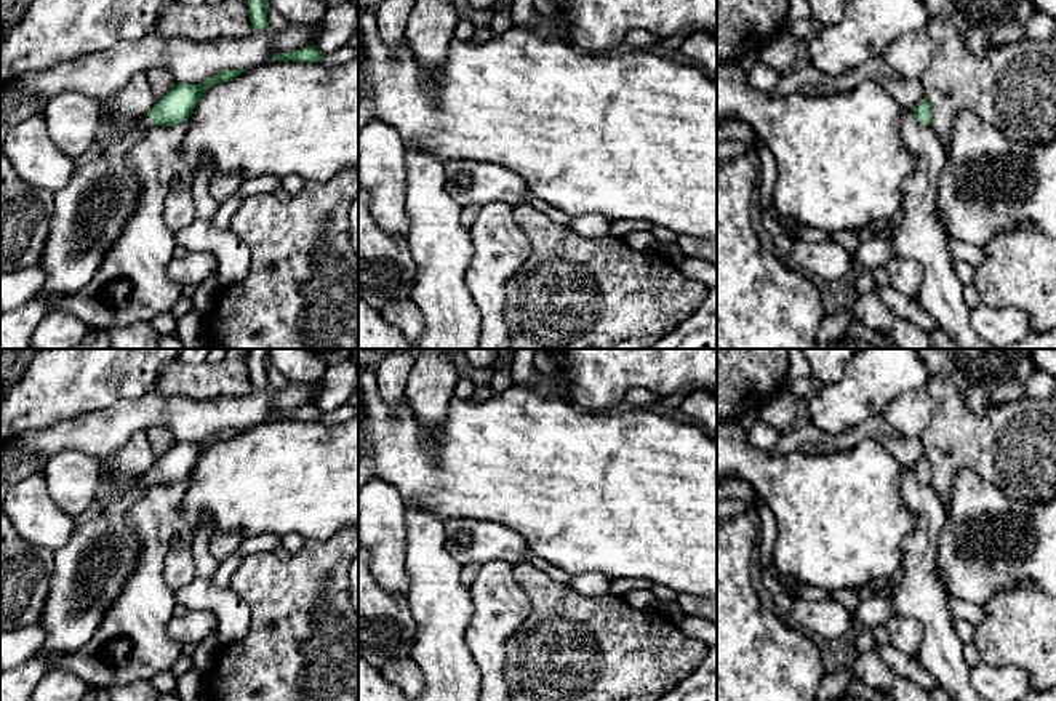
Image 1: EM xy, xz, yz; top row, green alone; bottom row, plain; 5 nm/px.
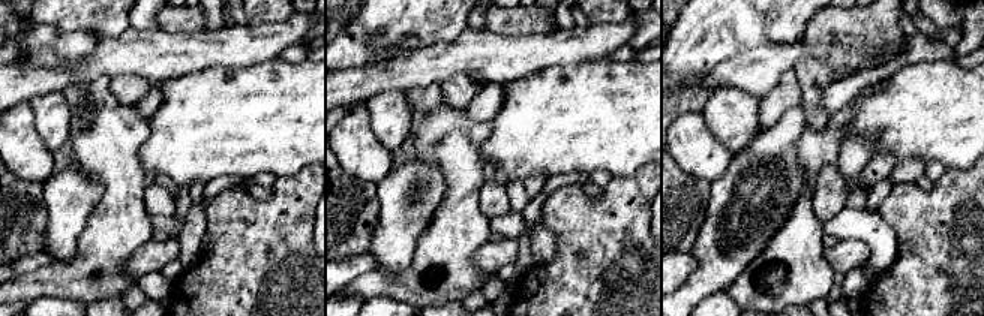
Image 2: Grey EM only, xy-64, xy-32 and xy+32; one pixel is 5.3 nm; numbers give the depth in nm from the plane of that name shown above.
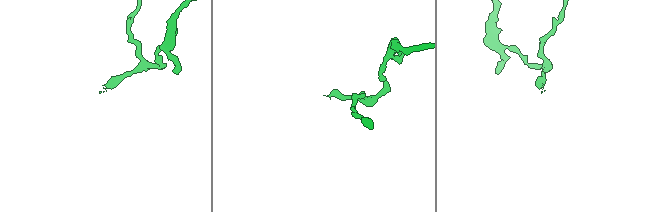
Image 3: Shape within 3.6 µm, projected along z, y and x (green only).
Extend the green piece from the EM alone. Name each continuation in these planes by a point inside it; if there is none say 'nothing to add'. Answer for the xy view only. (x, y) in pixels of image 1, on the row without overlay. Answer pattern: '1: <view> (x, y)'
1: xy (90, 570)

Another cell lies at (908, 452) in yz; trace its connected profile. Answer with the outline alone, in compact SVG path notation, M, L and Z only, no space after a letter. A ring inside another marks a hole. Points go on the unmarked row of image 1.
M870 418L840 434L827 434L813 423L790 427L782 432L770 451L773 456L789 453L830 455L851 450L862 440L877 440L901 467L914 467L926 456L920 437L907 437L894 431L883 418Z

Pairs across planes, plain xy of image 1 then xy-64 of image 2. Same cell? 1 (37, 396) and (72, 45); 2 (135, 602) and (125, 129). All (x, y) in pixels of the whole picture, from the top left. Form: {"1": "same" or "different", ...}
{"1": "different", "2": "same"}

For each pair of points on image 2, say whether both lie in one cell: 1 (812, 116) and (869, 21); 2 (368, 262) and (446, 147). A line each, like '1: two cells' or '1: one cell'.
1: one cell
2: two cells

